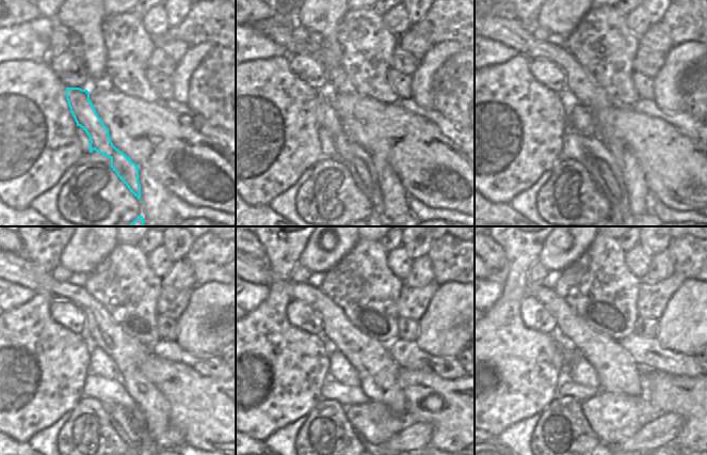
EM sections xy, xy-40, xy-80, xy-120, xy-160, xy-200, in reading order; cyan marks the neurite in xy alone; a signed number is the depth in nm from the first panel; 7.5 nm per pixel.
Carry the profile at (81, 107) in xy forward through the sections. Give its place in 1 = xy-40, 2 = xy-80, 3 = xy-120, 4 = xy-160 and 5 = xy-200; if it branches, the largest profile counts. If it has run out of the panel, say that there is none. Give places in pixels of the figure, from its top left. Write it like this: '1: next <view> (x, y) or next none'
1: next xy-40 (357, 160)
2: next xy-80 (591, 152)
3: next xy-120 (123, 409)
4: next xy-160 (346, 395)
5: next xy-200 (569, 389)

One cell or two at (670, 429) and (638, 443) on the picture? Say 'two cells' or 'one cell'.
one cell

